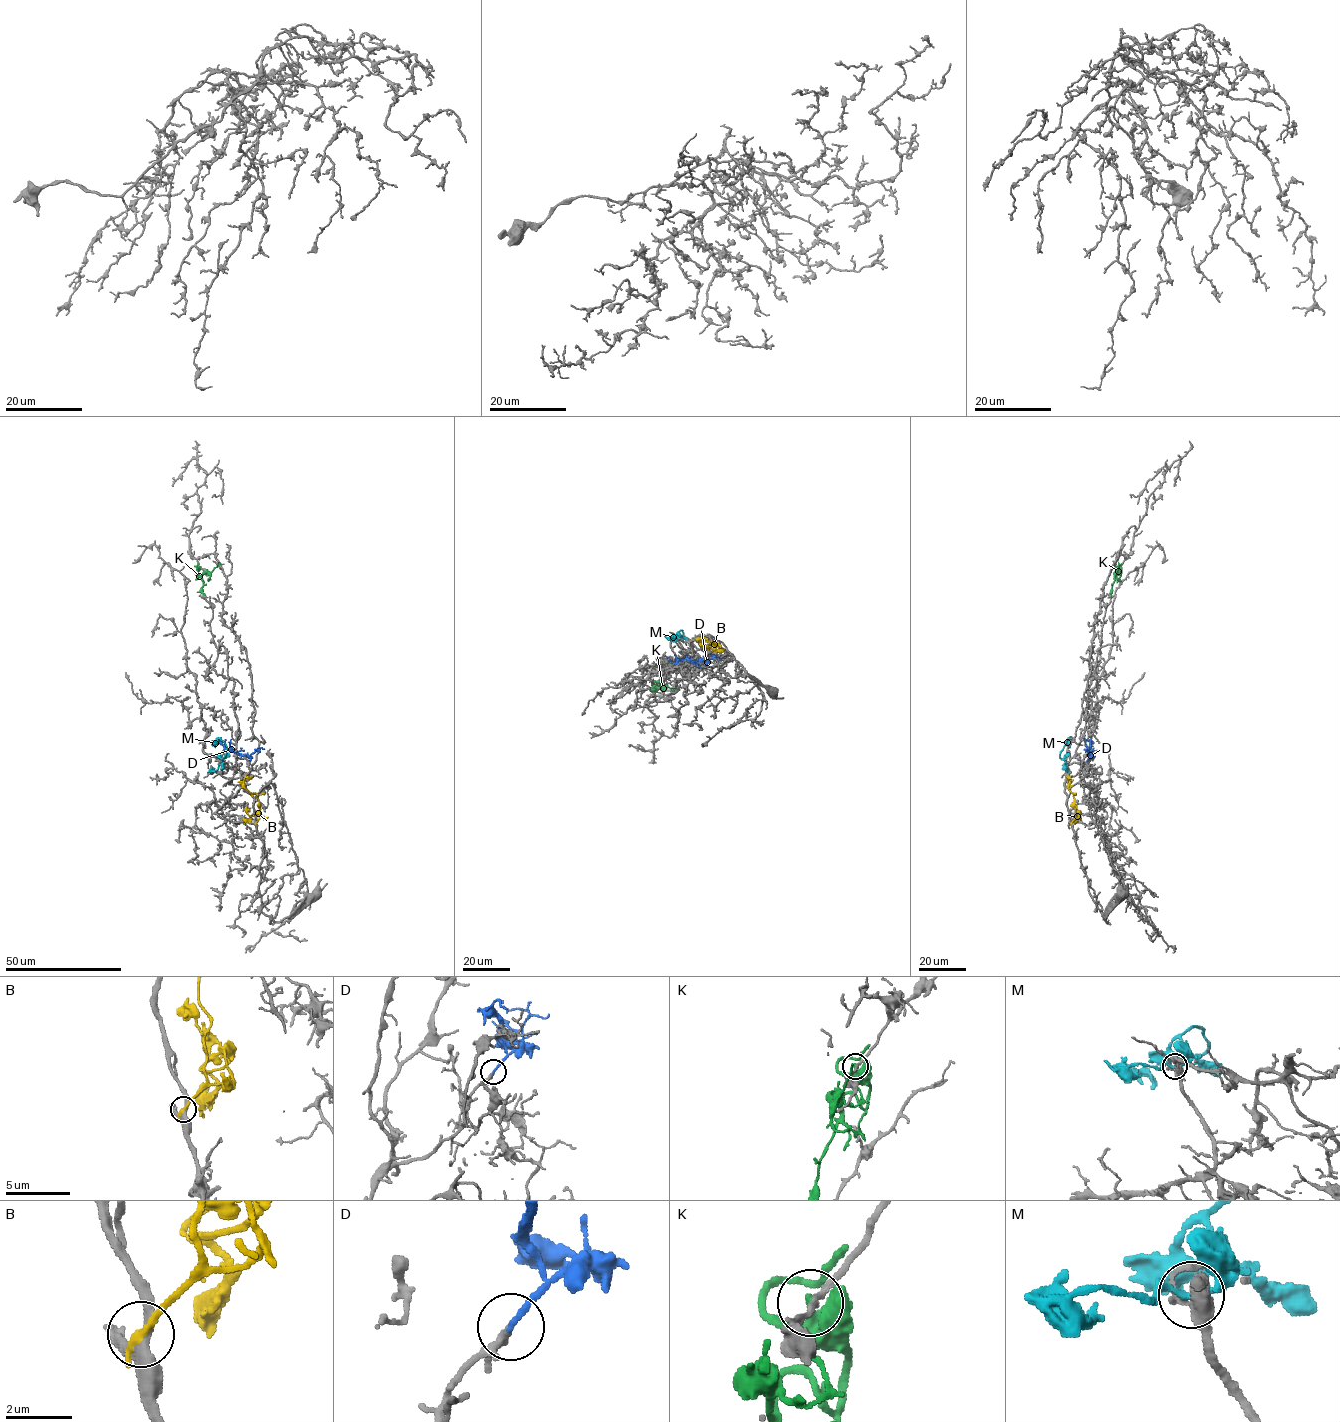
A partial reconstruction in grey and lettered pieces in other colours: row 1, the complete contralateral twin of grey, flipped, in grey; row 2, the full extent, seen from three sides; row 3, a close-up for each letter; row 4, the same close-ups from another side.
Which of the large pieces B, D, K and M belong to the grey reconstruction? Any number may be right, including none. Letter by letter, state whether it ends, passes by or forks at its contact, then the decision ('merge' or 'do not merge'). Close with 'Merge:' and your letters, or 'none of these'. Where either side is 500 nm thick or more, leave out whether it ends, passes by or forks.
B: it ends there; do not merge
D: it ends there; merge
K: it ends there; do not merge
M: it forks there; do not merge
Merge: D

